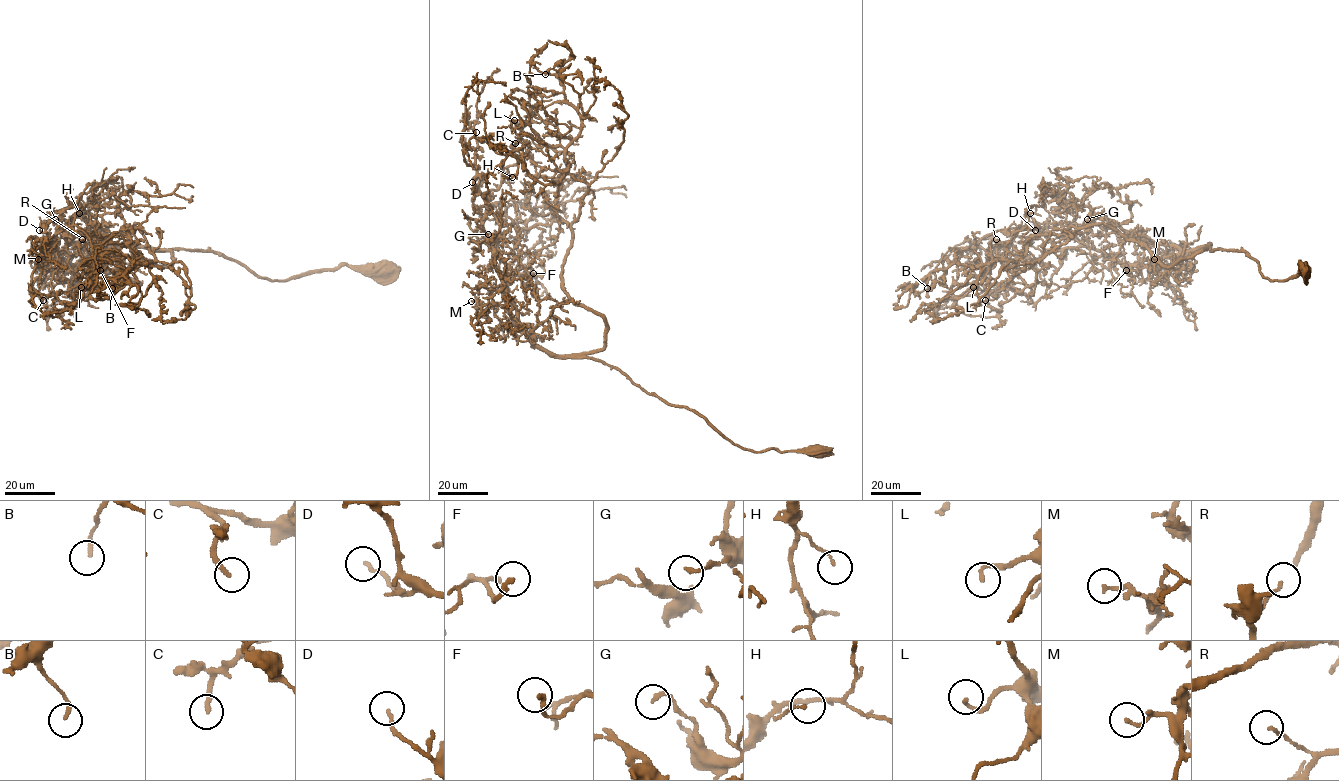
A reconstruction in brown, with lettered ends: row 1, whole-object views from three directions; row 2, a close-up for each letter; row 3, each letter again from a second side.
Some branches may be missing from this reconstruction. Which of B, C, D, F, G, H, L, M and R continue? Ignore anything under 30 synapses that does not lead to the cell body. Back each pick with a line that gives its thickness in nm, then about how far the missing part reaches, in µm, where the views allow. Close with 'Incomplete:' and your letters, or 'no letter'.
C: Thickness 200 nm. Missing length about 10 µm
Incomplete: C

